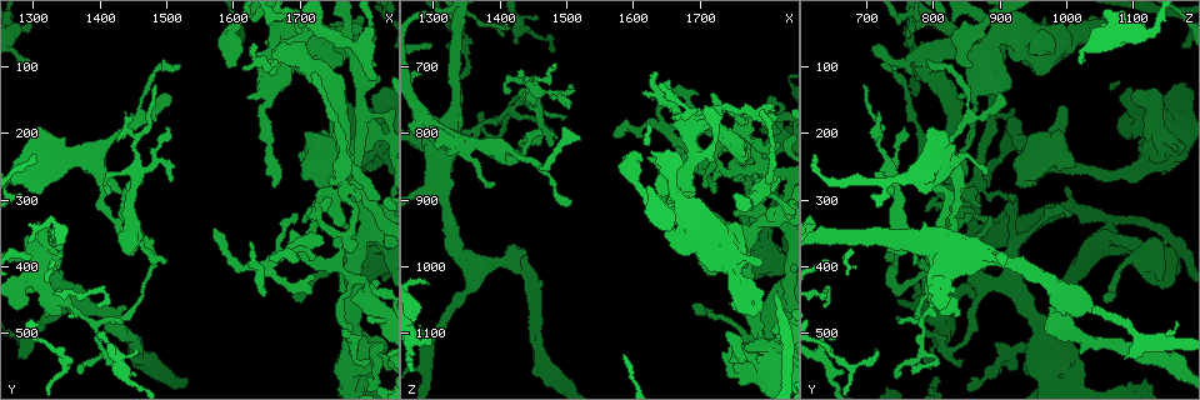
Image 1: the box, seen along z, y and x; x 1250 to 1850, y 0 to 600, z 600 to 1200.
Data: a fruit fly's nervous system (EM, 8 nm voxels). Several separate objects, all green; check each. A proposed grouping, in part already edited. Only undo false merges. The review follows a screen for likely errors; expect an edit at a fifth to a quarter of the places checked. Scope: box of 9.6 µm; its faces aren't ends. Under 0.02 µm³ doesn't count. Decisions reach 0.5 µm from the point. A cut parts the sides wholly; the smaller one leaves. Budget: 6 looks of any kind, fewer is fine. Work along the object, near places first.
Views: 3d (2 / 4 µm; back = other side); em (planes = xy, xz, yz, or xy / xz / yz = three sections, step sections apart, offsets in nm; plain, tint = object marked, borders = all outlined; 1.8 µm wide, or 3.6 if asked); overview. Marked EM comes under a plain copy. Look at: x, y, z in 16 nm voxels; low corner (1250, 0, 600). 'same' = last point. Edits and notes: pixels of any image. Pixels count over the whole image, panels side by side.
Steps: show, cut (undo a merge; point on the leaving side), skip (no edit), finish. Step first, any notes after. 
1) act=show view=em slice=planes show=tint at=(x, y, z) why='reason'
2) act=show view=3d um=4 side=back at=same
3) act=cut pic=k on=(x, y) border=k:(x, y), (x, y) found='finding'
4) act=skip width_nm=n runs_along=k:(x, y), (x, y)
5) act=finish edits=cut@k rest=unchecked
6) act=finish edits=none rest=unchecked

act=show view=em um=3.6 slice=planes show=tint at=(1795, 520, 980)

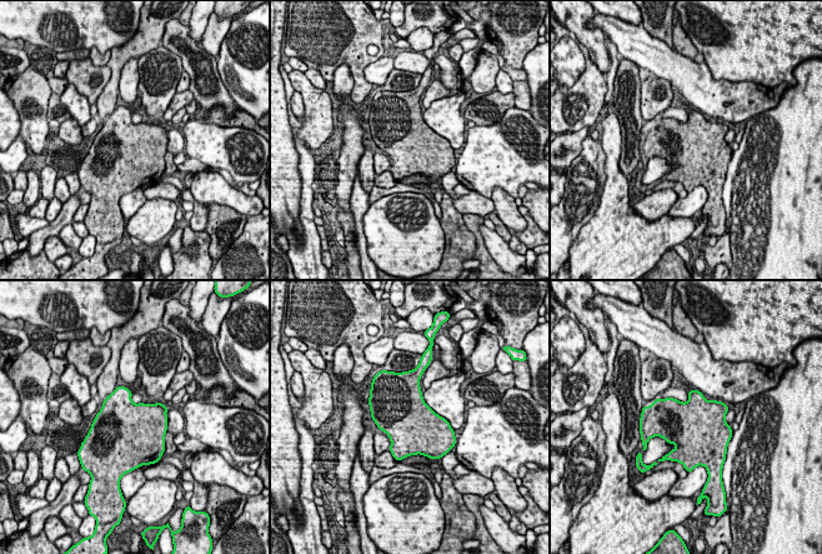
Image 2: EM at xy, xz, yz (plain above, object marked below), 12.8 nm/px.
act=skip found='all the same cell'

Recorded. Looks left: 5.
act=show view=em slice=xz step=16 show=tint at=(1785, 280, 855) why='four or more arms meet'

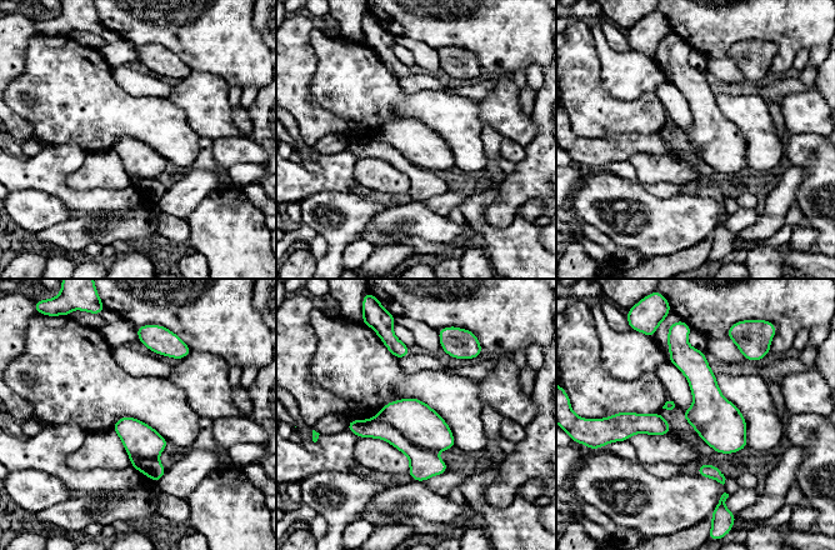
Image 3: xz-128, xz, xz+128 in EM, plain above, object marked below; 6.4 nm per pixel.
act=show view=em slice=planes show=tint at=same why='cut it another way'

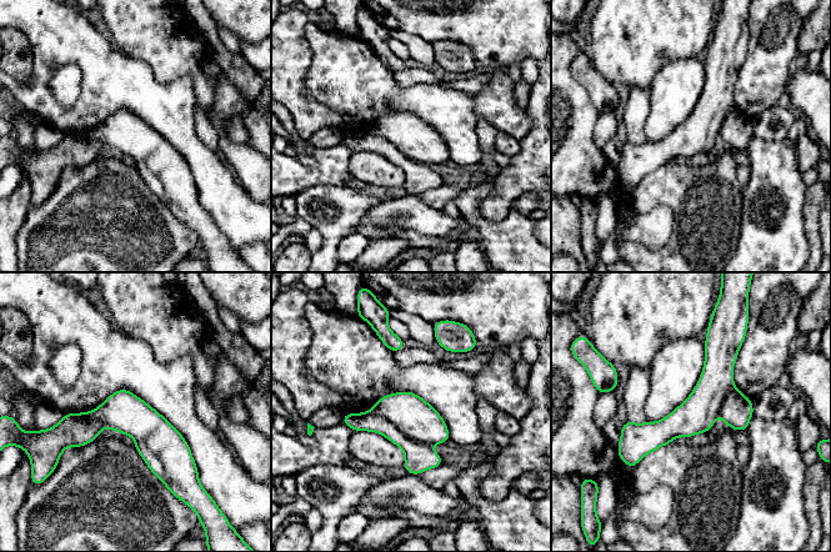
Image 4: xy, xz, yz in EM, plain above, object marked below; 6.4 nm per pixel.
act=cut pic=4 on=(411, 415) border=4:(370, 411), (427, 446) found='a second cell is stuck on'

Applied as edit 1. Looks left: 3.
act=show view=em slice=xy step=4 show=tint at=(1770, 510, 850) why='a narrow waist'

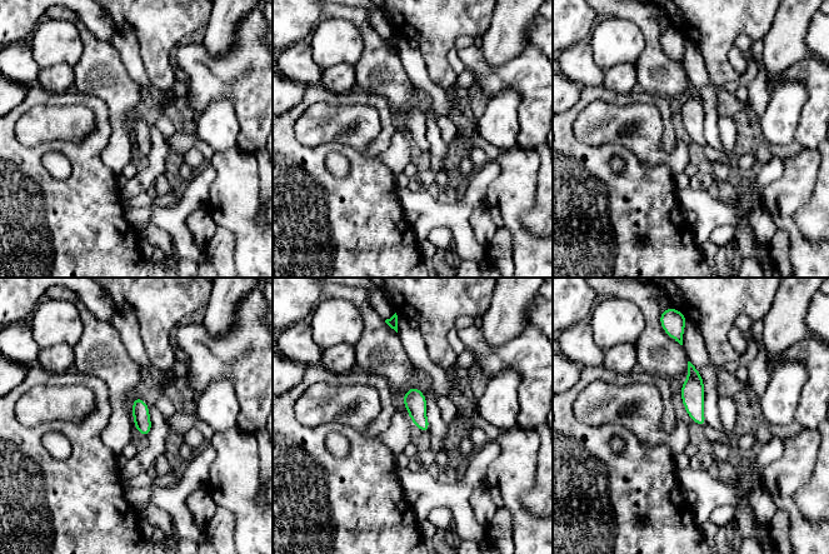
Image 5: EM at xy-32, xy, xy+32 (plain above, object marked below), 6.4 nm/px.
act=show view=em slice=planes show=tint at=same

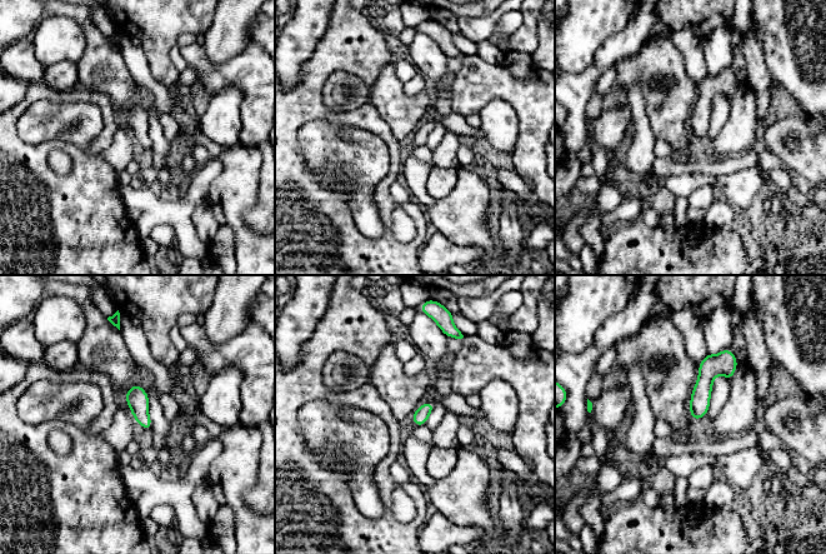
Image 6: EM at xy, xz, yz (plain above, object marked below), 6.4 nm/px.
act=skip width_nm=100 runs_along=6:(727, 352), (706, 374), (695, 415) found='one cell here'

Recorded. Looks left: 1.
act=finish edits=cut@4 rest=unchecked

